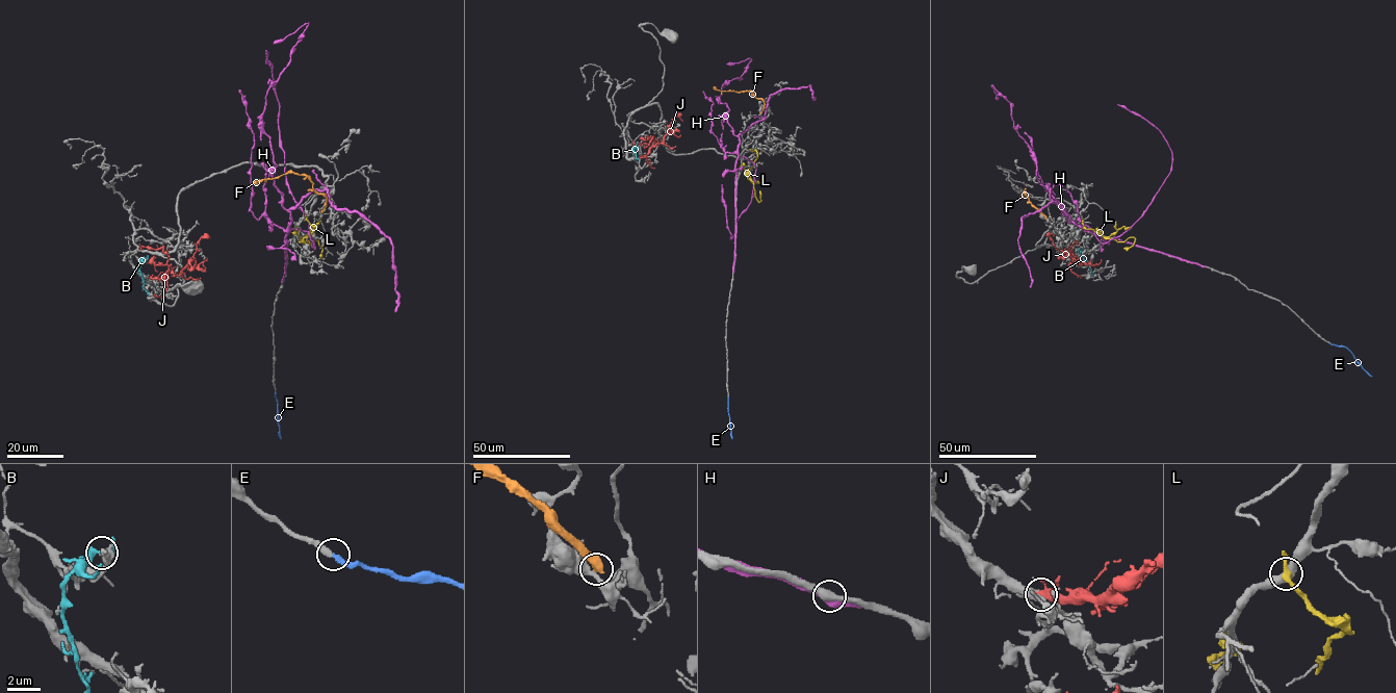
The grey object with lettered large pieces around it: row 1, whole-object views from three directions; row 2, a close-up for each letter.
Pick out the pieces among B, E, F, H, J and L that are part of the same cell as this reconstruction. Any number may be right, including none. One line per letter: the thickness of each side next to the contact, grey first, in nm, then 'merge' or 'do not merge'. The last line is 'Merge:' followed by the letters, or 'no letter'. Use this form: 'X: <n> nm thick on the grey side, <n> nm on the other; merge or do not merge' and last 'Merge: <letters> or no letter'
B: 300 nm thick on the grey side, 240 nm on the other; do not merge
E: 320 nm thick on the grey side, 240 nm on the other; merge
F: 280 nm thick on the grey side, 600 nm on the other; do not merge
H: 400 nm thick on the grey side, 480 nm on the other; do not merge
J: 440 nm thick on the grey side, 360 nm on the other; merge
L: 550 nm thick on the grey side, 260 nm on the other; do not merge
Merge: E, J

